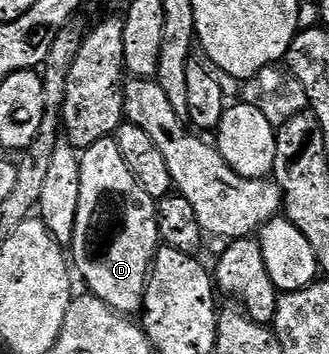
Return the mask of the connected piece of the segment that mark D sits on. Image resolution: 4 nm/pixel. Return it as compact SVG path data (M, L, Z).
M114 138L94 142L94 146L83 149L80 156L80 201L76 219L74 264L80 267L88 283L87 291L109 304L116 312L136 314L144 307L144 292L148 289L156 253L162 244L157 205L157 201L152 200L146 190L142 190L130 166L126 166L126 158L122 158L122 150Z

